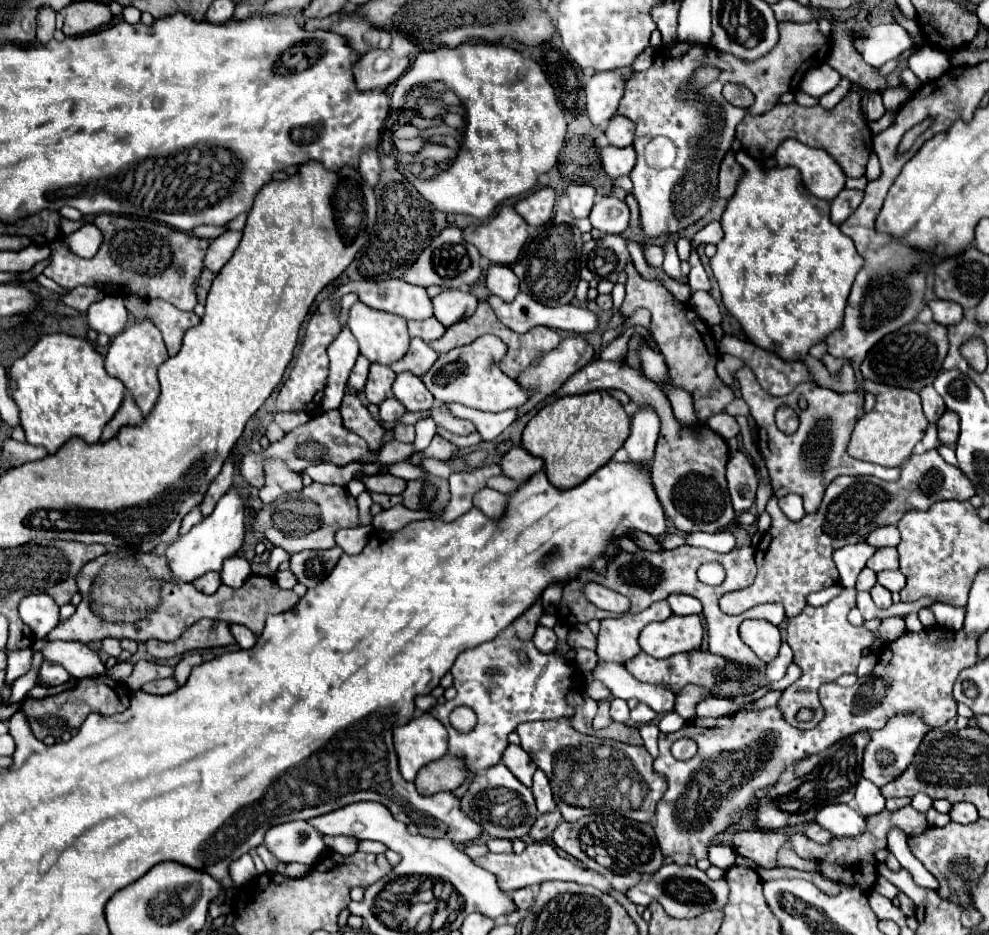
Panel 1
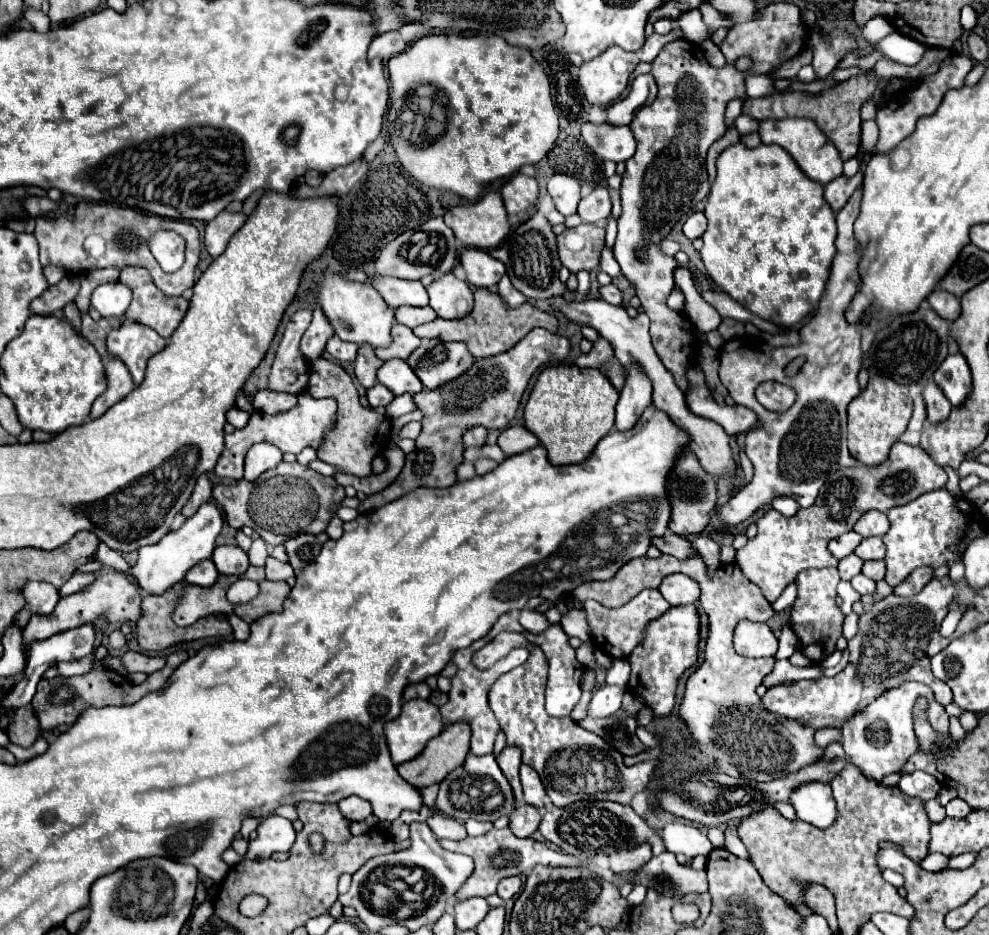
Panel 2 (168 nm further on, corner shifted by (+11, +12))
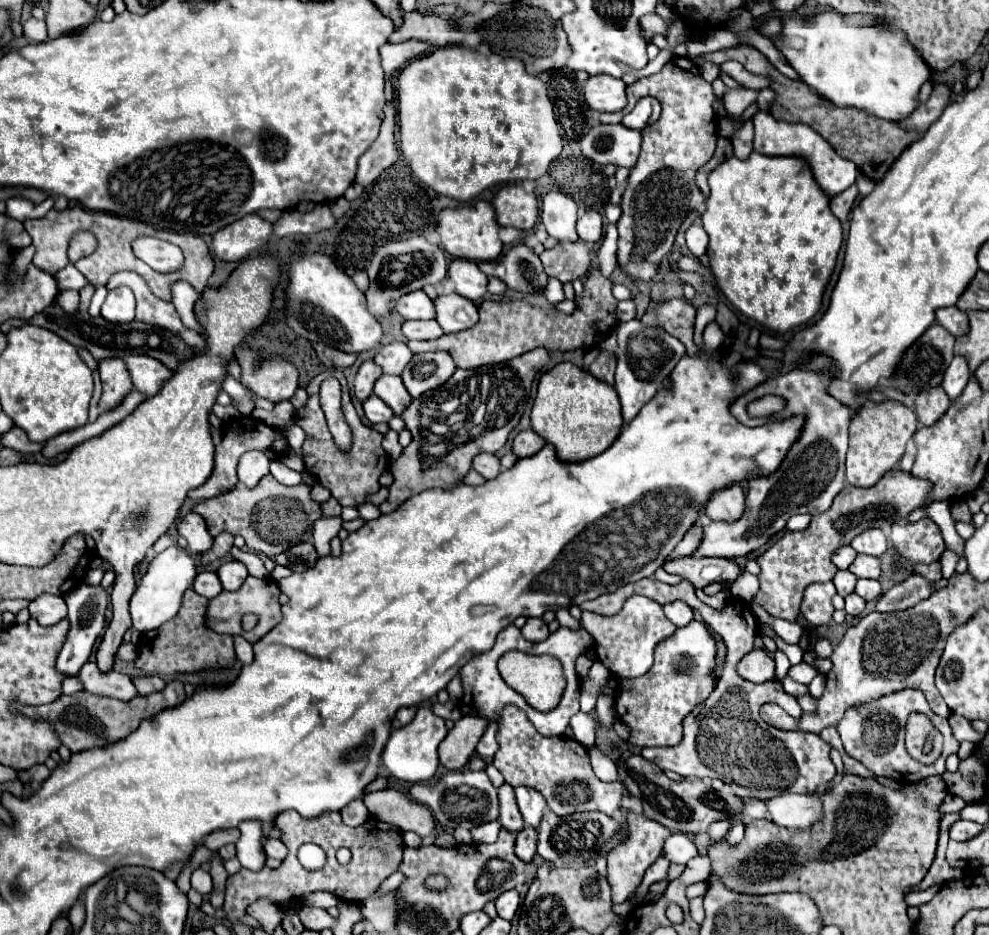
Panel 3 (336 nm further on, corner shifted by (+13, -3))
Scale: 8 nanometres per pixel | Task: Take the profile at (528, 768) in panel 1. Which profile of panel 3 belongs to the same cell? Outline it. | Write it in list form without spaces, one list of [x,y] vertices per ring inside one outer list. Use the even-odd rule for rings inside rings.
[[[507,783],[499,787],[499,823],[511,833],[519,833],[525,827],[523,817],[519,815],[519,807],[515,803],[513,787]]]

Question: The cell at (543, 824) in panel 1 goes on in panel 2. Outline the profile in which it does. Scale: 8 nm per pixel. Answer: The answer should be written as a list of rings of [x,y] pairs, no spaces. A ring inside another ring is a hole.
[[[525,802],[519,804],[519,806],[515,808],[515,812],[509,816],[509,828],[511,828],[511,832],[513,832],[515,836],[519,836],[519,838],[531,836],[531,834],[537,830],[539,822],[541,822],[541,812],[539,812],[539,808],[533,808],[533,806],[525,804]]]

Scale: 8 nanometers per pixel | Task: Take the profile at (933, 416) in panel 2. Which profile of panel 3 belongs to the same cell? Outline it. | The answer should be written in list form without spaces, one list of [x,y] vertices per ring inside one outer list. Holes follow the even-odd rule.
[[[935,387],[931,391],[923,391],[917,395],[915,413],[917,413],[917,419],[923,421],[923,425],[933,425],[937,419],[941,419],[941,415],[947,411],[949,405],[951,401],[947,399],[947,393],[943,391],[943,387]]]

